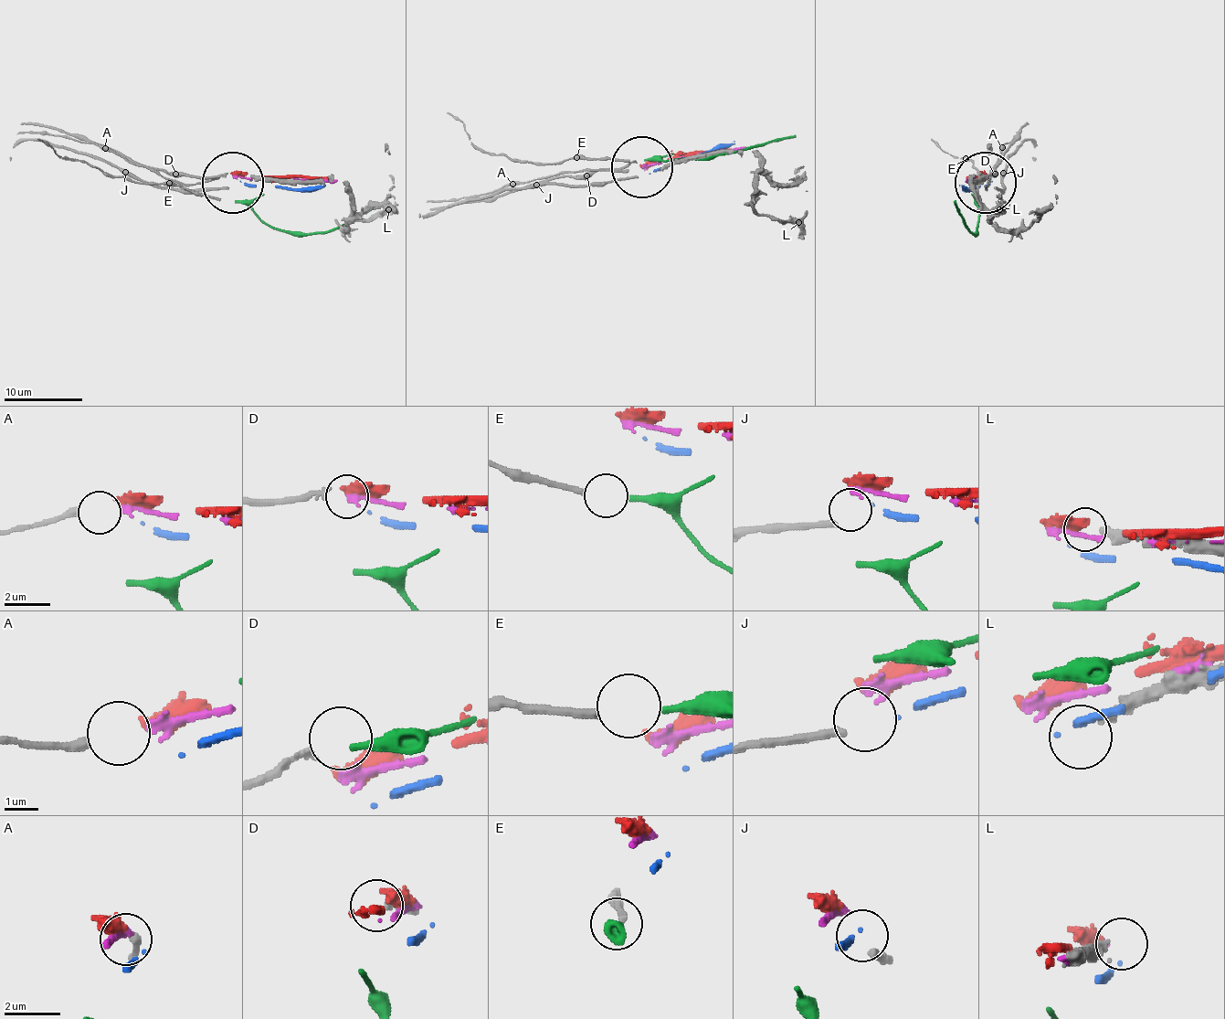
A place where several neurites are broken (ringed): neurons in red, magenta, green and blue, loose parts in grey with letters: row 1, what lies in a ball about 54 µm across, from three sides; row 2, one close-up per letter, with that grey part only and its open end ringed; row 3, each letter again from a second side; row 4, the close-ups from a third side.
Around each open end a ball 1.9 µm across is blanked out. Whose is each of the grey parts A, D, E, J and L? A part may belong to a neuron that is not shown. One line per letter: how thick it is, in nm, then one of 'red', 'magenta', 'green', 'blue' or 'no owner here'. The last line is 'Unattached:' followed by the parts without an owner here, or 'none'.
A: 300 nm | magenta
D: 200 nm | no owner here
E: 240 nm | green
J: 260 nm | blue
L: 340 nm | no owner here
Unattached: D, L

